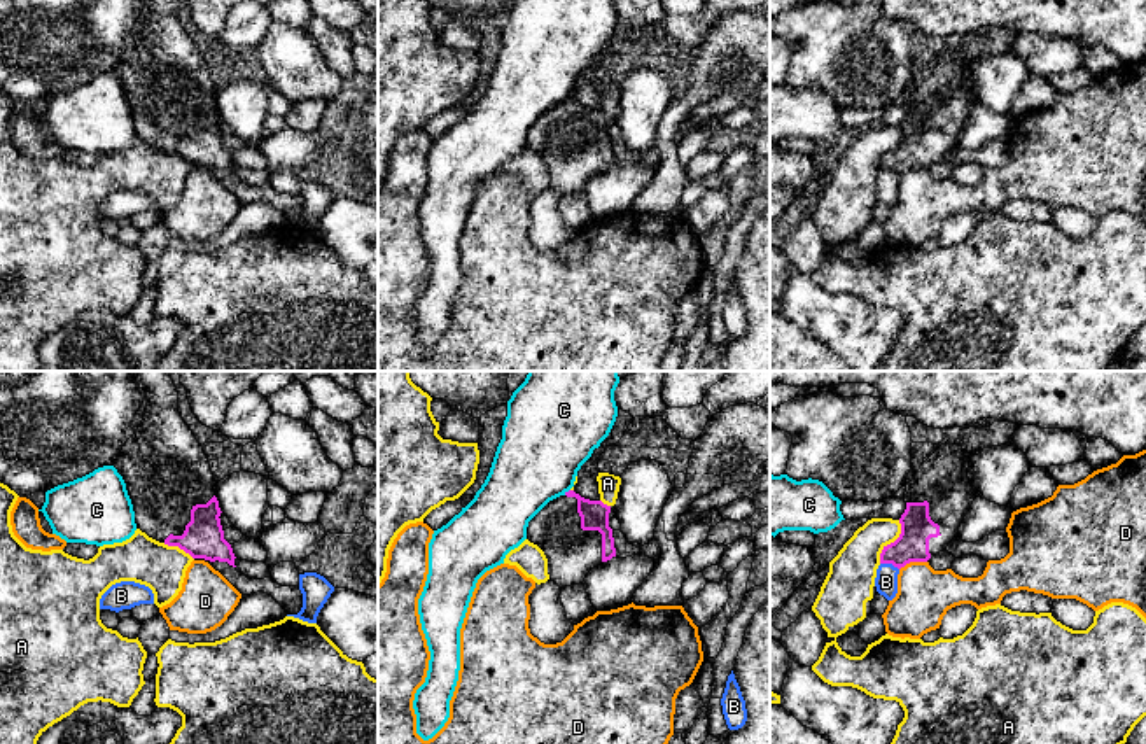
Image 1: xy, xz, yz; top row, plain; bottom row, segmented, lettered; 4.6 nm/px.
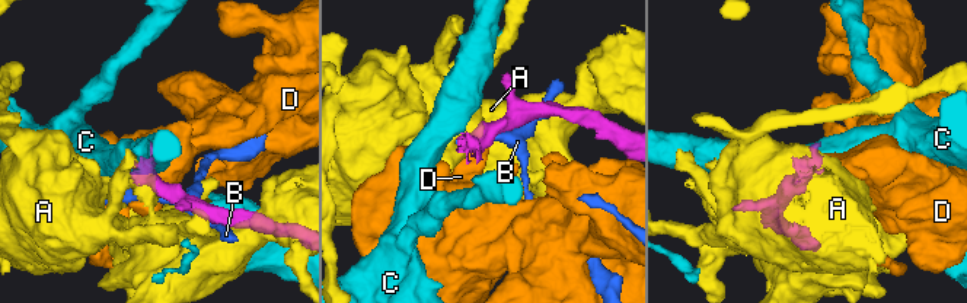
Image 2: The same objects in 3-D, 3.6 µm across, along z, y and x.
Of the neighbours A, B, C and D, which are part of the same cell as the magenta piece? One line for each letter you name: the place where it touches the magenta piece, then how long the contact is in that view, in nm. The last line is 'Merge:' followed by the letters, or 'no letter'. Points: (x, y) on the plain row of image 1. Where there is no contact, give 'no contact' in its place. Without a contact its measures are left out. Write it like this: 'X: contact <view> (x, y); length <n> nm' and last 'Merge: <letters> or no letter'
Merge: no letter

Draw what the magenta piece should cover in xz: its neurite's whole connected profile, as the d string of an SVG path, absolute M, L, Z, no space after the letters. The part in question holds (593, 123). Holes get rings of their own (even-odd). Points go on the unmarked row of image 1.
M574 98L549 109L527 135L527 147L548 166L548 182L560 196L579 193L588 180L616 165L611 114Z

